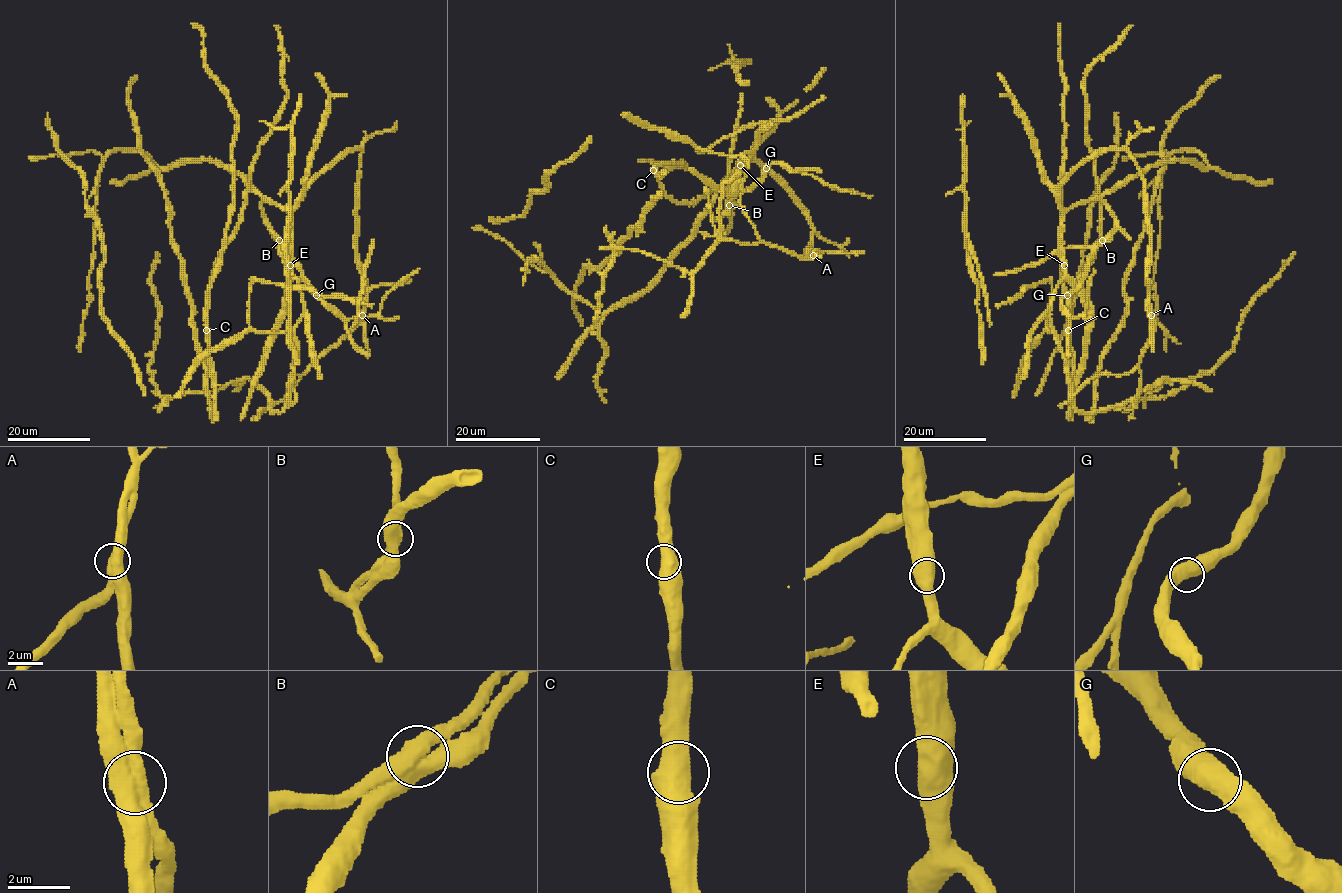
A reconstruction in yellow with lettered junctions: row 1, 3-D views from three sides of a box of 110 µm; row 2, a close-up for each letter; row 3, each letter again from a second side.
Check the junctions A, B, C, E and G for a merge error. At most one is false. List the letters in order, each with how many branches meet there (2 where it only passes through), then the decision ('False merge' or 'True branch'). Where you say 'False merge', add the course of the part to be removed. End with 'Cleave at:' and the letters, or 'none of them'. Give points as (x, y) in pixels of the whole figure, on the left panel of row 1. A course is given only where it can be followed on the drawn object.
A: Branches: 2. True branch
B: Branches: 2. True branch
C: Branches: 2. True branch
E: Branches: 2. True branch
G: Branches: 2. True branch
Cleave at: none of them

